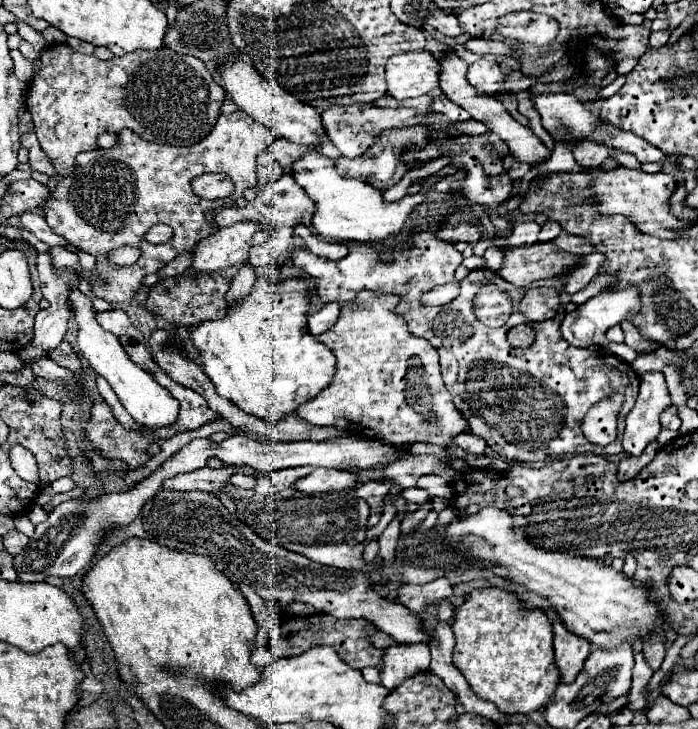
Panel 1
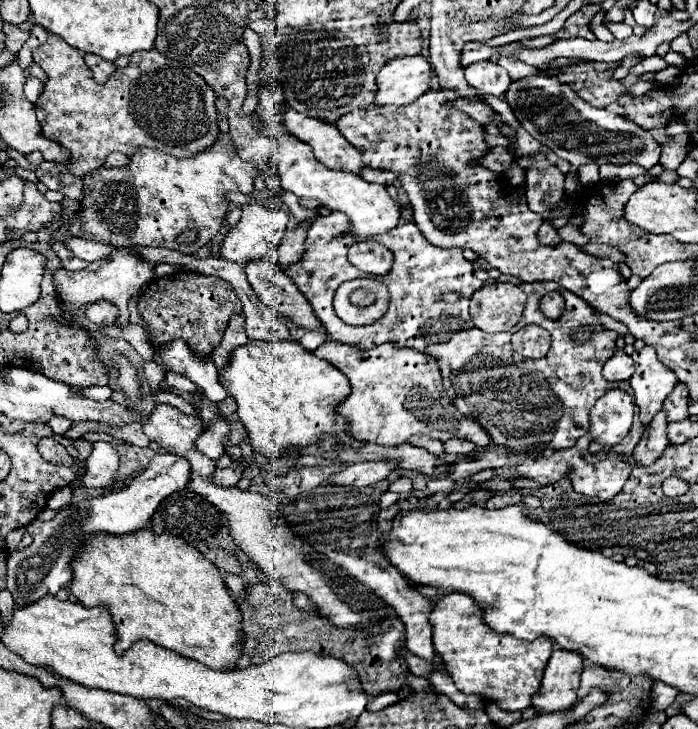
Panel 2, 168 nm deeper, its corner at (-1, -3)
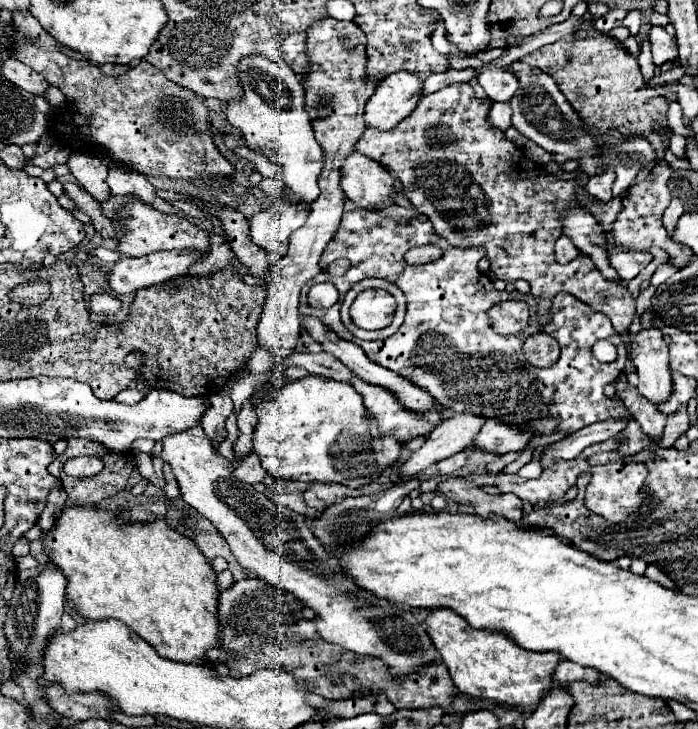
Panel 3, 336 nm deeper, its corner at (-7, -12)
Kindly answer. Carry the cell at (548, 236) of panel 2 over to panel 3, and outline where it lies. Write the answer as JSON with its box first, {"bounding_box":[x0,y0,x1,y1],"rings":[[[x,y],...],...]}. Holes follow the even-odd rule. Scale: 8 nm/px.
{"bounding_box":[556,236,580,264],"rings":[[[560,236],[556,240],[556,260],[560,264],[568,264],[568,260],[574,260],[578,256],[580,256],[580,252],[578,252],[578,248],[572,244],[572,240],[568,236]]]}

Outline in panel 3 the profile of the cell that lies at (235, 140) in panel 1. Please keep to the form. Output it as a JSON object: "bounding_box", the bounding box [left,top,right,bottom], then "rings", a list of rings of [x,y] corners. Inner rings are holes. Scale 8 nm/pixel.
{"bounding_box":[116,200,210,256],"rings":[[[134,200],[134,202],[130,202],[130,204],[126,204],[126,206],[122,206],[120,210],[118,210],[118,216],[116,216],[116,220],[120,220],[122,222],[122,226],[126,228],[126,234],[120,238],[120,244],[118,244],[118,252],[122,252],[122,254],[128,254],[128,256],[146,256],[146,254],[150,254],[150,252],[160,252],[160,250],[184,250],[184,248],[190,248],[190,250],[210,250],[210,242],[208,242],[208,232],[204,232],[202,228],[198,228],[198,226],[194,226],[194,224],[190,224],[186,218],[180,218],[180,216],[168,216],[168,214],[162,214],[162,212],[156,212],[152,206],[148,206],[148,204],[142,204],[142,202],[138,202],[138,200]],[[122,212],[128,212],[130,214],[130,220],[120,220],[120,214]]]}

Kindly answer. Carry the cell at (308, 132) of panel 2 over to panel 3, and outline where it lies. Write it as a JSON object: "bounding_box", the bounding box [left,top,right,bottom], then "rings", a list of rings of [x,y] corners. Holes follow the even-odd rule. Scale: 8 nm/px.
{"bounding_box":[342,152,394,210],"rings":[[[360,152],[346,158],[342,168],[342,190],[360,210],[378,210],[384,202],[394,204],[394,176]]]}

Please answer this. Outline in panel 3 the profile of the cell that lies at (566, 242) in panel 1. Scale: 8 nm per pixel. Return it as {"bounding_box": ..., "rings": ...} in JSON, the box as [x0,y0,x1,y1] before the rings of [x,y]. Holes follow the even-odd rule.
{"bounding_box":[610,252,654,282],"rings":[[[612,252],[610,264],[624,282],[630,282],[640,270],[646,268],[646,264],[652,262],[652,258],[654,256],[650,252]]]}

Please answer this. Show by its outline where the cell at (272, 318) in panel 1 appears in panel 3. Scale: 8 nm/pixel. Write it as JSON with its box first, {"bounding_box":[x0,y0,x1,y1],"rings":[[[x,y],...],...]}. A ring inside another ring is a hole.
{"bounding_box":[254,376,402,488],"rings":[[[306,376],[292,380],[280,390],[278,398],[256,402],[258,426],[254,430],[254,452],[262,460],[262,468],[280,480],[300,480],[300,482],[334,482],[348,488],[362,488],[366,484],[350,484],[356,478],[376,480],[384,474],[390,464],[400,456],[402,444],[390,436],[378,436],[378,424],[366,412],[362,396],[348,382],[336,382],[322,376]]]}

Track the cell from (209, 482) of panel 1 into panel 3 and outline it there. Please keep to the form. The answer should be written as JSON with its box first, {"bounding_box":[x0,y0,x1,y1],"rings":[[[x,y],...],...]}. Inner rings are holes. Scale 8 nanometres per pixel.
{"bounding_box":[234,452,266,484],"rings":[[[250,452],[250,454],[240,462],[240,466],[236,466],[234,474],[236,474],[238,480],[248,482],[248,484],[262,482],[262,478],[266,476],[266,472],[264,472],[262,466],[260,466],[260,460],[258,460],[258,454],[256,454],[256,452]]]}

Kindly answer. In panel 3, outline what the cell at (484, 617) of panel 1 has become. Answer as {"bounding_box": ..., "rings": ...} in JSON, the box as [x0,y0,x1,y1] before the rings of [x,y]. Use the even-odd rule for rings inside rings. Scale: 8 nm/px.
{"bounding_box":[426,608,560,710],"rings":[[[438,608],[426,618],[428,634],[450,670],[452,682],[466,696],[488,698],[518,710],[534,710],[552,682],[552,672],[560,662],[558,652],[532,652],[518,648],[502,632],[478,632],[454,610]]]}

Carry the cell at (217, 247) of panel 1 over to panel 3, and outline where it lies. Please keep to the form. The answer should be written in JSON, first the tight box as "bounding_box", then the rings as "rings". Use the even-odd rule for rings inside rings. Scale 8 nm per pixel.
{"bounding_box":[250,198,308,254],"rings":[[[279,198],[269,209],[258,212],[250,218],[250,236],[252,242],[264,248],[266,252],[286,254],[290,234],[298,230],[308,216],[308,204],[302,200],[290,202]]]}

